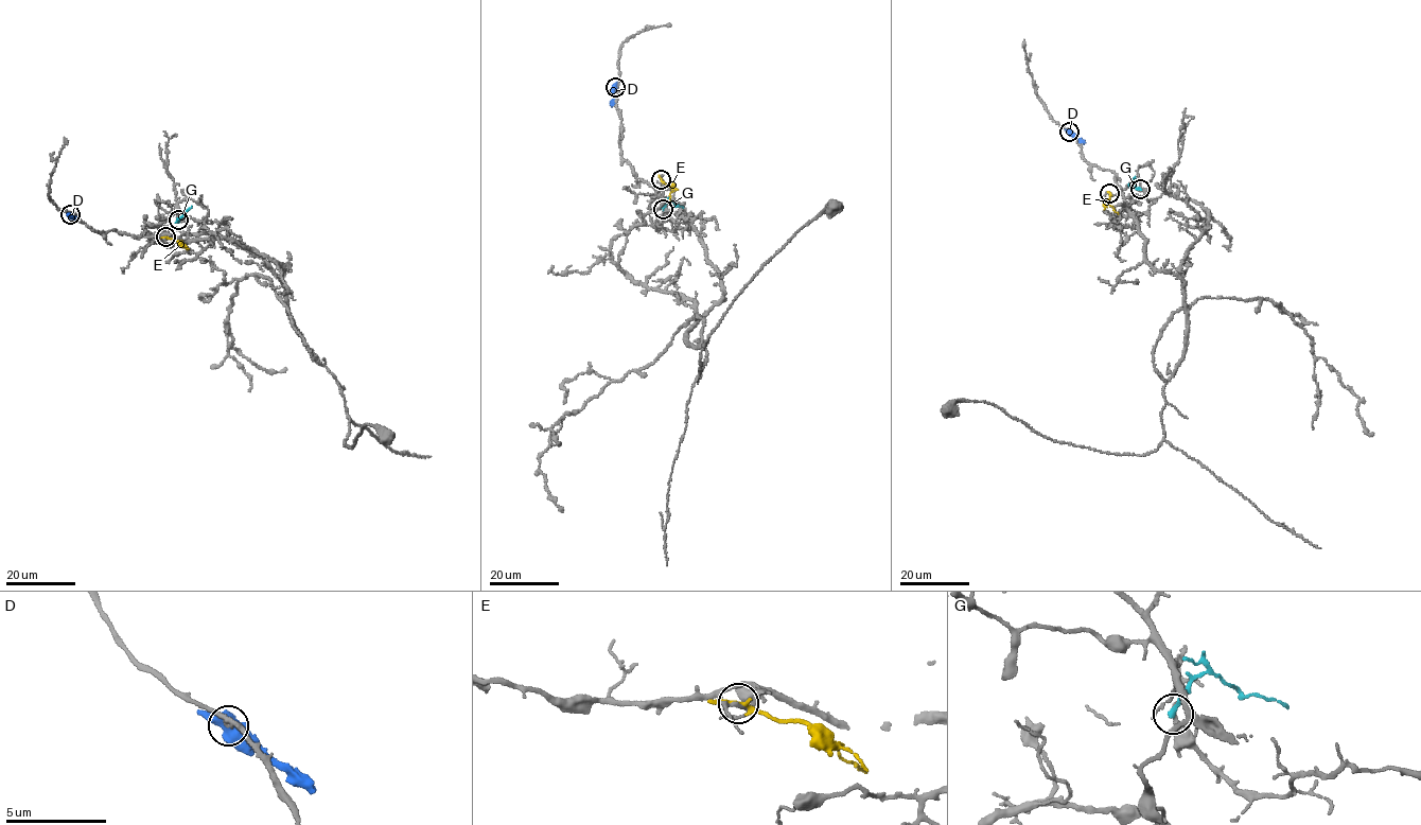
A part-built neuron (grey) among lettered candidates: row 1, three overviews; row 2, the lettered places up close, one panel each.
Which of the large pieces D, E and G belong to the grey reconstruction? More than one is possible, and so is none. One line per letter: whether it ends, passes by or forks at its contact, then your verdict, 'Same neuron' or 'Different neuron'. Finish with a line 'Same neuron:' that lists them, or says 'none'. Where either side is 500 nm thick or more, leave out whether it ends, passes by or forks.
D: Different neuron
E: It passes by. Different neuron
G: It ends there. Different neuron
Same neuron: none

